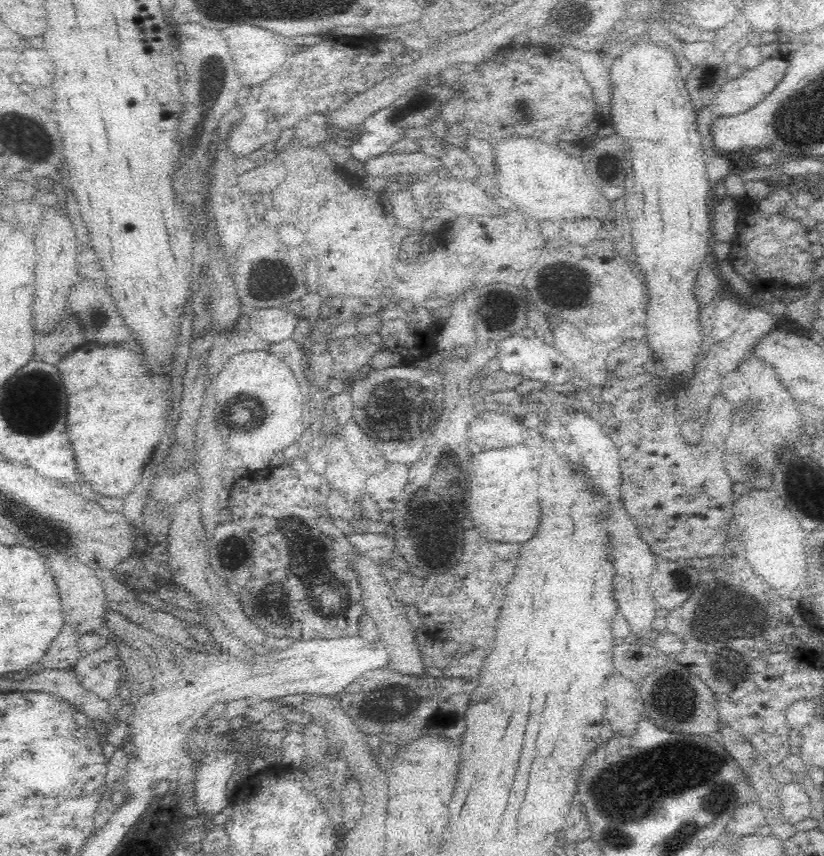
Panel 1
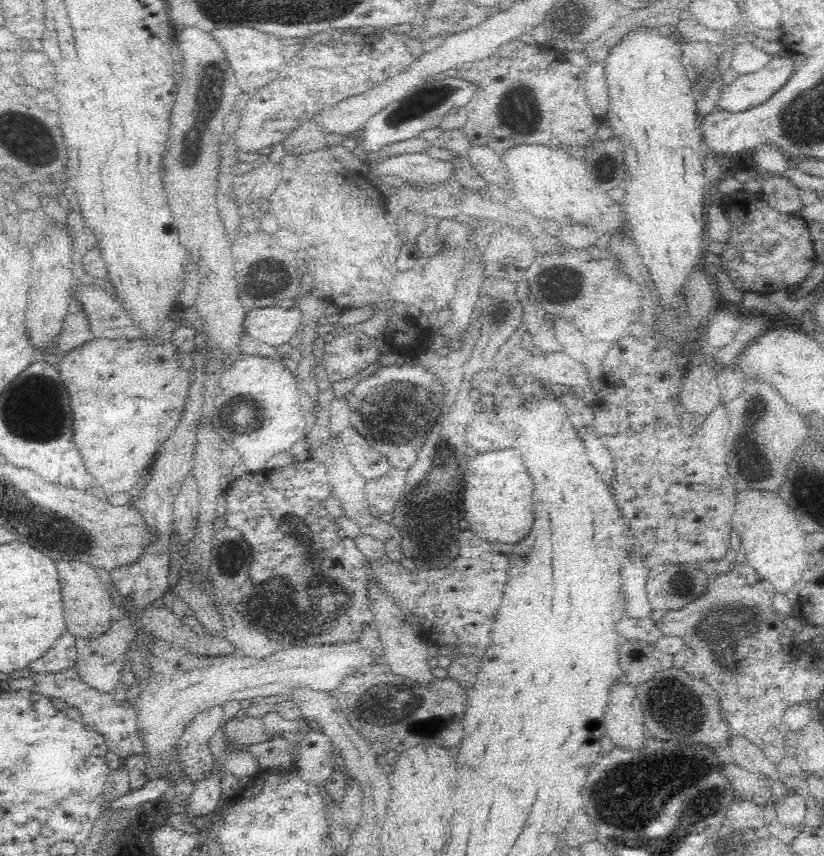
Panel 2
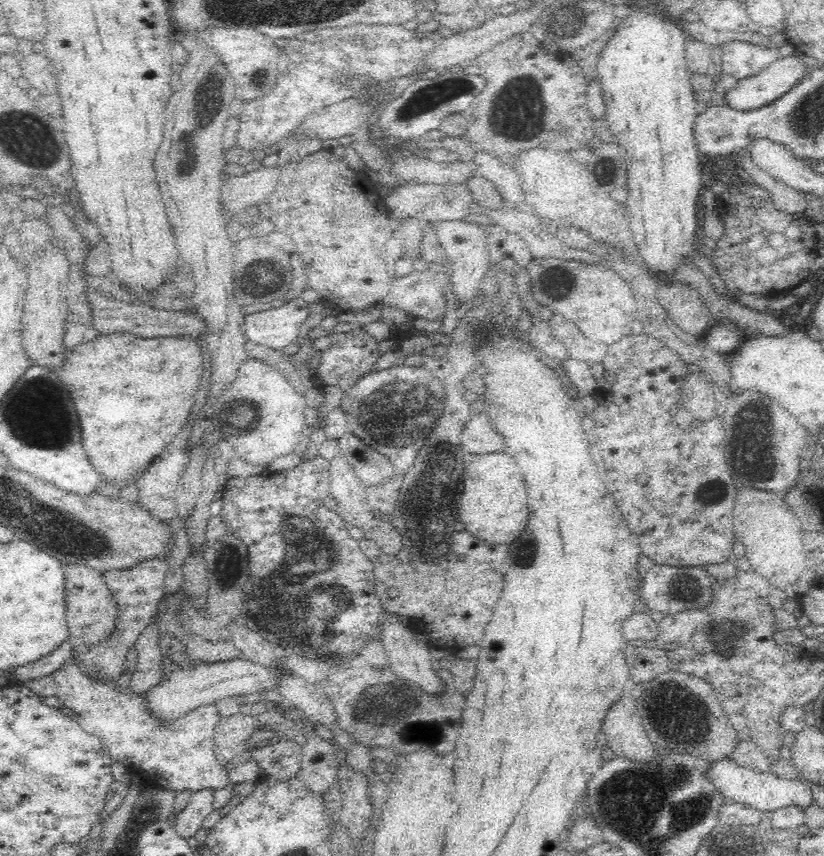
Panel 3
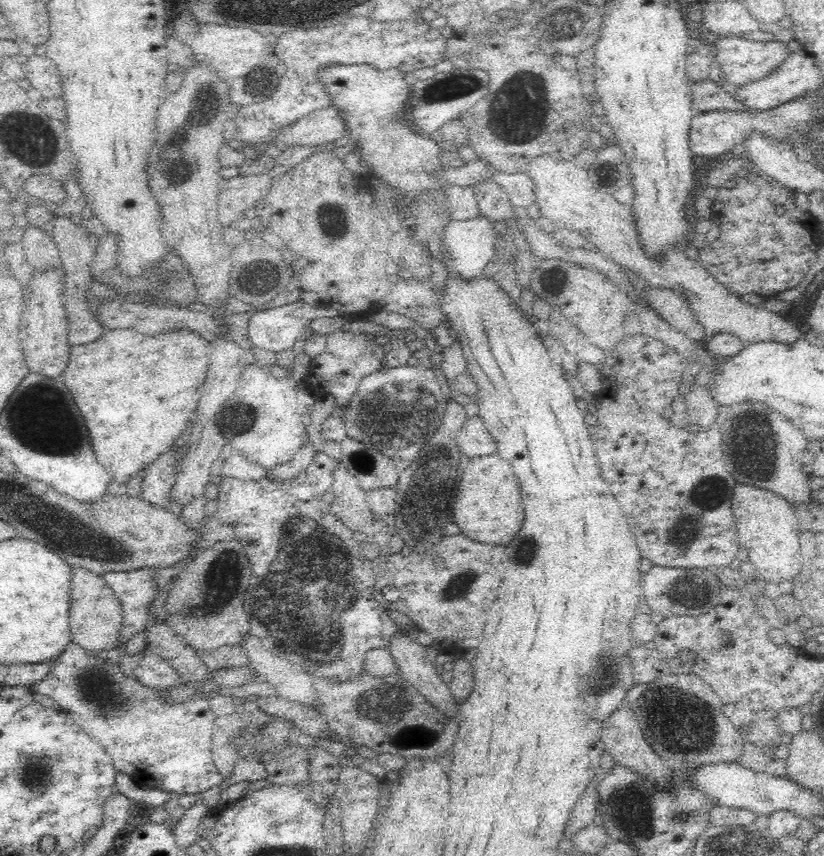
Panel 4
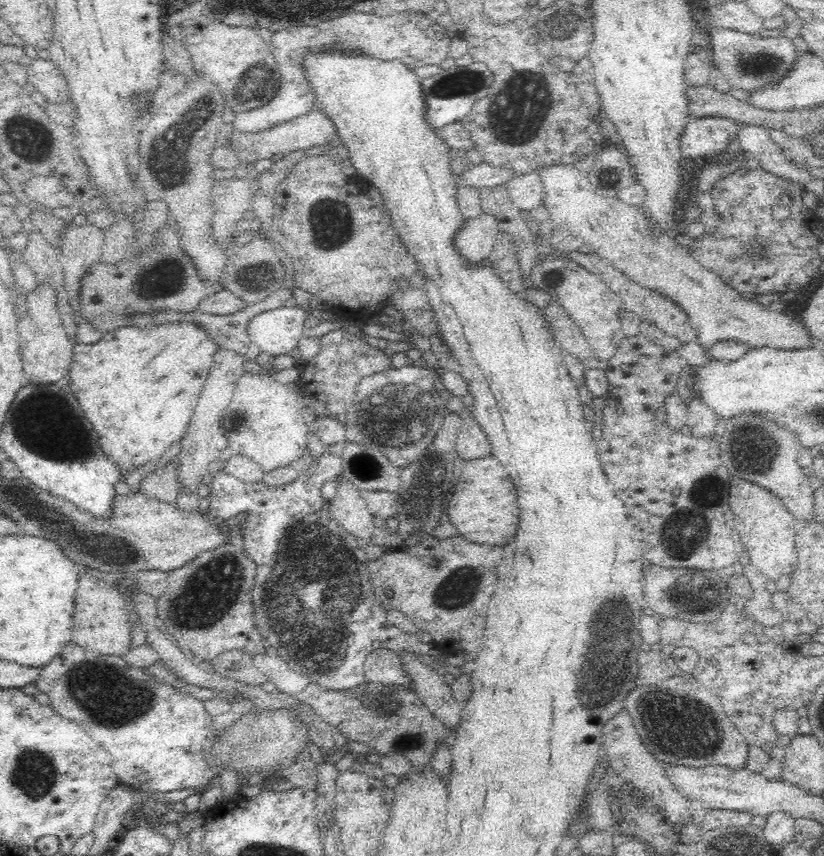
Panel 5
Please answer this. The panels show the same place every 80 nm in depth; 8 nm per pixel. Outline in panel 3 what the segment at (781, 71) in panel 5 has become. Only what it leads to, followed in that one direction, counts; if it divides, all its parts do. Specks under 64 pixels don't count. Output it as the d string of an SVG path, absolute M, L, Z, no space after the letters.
M733 40L722 48L721 68L723 73L739 81L758 74L780 57L782 55L778 46L763 47Z

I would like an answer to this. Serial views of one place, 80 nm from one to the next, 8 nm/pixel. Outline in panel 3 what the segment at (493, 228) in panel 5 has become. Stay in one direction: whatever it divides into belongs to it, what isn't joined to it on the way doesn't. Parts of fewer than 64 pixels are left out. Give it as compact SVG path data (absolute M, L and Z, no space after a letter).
M440 221L435 224L437 238L441 243L445 255L451 261L453 269L452 289L461 296L473 295L479 292L482 278L491 266L492 250L488 249L488 234L485 226L470 221Z

